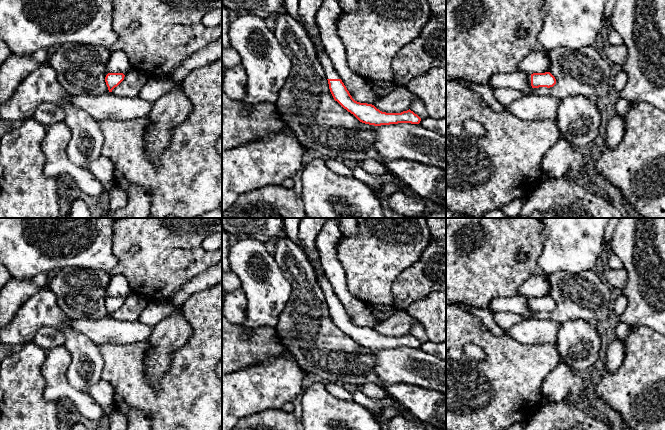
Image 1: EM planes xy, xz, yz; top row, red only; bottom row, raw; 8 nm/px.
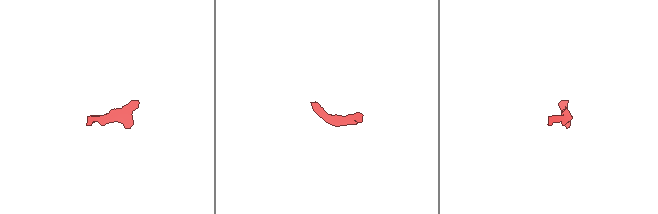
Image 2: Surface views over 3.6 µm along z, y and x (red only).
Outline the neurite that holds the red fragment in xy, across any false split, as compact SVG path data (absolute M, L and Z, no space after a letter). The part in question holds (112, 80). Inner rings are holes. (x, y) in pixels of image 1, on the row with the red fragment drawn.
M108 73L105 77L105 82L109 92L112 92L124 80L124 77L123 73Z

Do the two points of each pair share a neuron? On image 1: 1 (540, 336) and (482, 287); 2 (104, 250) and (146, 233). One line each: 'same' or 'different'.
1: different
2: different

